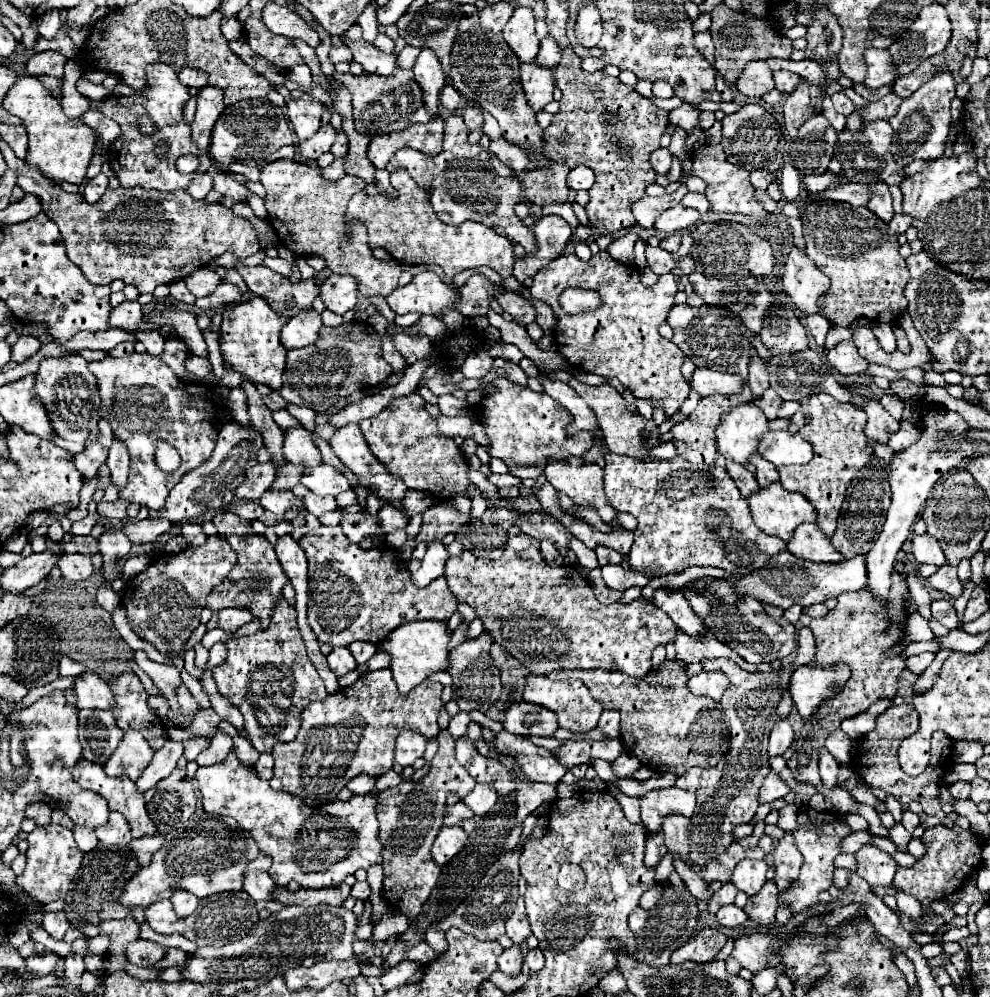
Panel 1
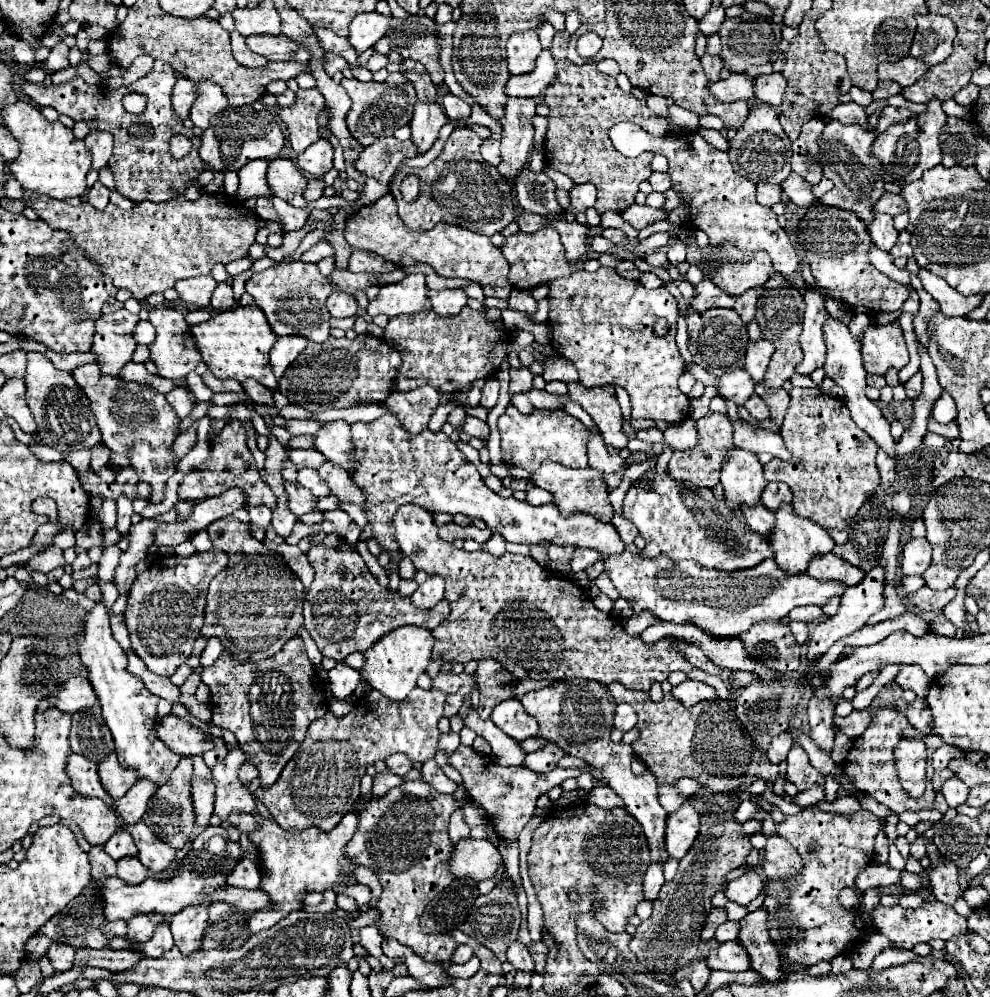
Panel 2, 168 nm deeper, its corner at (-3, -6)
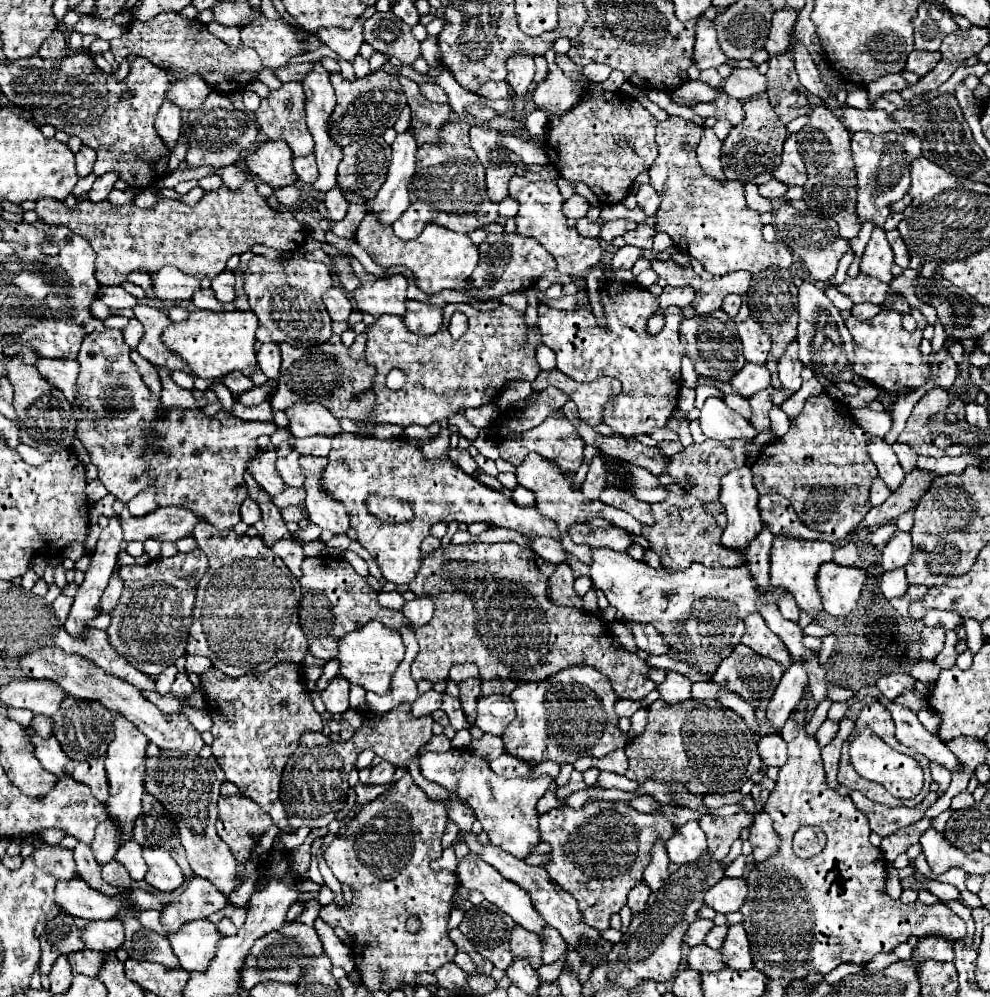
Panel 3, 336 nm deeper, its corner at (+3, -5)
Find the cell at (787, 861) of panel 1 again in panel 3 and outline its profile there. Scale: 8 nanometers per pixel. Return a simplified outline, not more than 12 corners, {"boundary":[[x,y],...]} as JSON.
{"boundary":[[763,811],[753,819],[749,843],[755,863],[775,857],[781,839]]}

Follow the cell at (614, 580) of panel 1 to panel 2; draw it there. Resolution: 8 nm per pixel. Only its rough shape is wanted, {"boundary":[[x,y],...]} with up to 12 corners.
{"boundary":[[625,550],[605,572],[635,614],[719,640],[845,590],[773,558],[719,572]]}

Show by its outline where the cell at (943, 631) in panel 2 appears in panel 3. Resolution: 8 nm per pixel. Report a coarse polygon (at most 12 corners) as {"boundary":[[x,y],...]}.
{"boundary":[[923,627],[921,657],[933,661],[945,641],[943,627]]}

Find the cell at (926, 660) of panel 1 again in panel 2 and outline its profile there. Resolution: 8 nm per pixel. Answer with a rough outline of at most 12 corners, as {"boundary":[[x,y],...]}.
{"boundary":[[917,664],[899,668],[895,684],[927,696],[931,680]]}

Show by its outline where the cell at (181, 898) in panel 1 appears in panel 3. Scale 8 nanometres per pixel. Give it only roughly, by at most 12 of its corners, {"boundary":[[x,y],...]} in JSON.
{"boundary":[[209,919],[167,937],[181,967],[207,969],[221,935]]}

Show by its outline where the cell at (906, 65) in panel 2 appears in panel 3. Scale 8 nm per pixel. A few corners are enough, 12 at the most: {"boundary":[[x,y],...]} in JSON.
{"boundary":[[911,51],[903,71],[923,77],[941,59],[939,51]]}

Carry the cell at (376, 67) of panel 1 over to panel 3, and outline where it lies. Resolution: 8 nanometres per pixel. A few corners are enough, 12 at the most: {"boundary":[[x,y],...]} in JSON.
{"boundary":[[259,17],[241,29],[241,45],[265,67],[327,47],[317,33]]}

